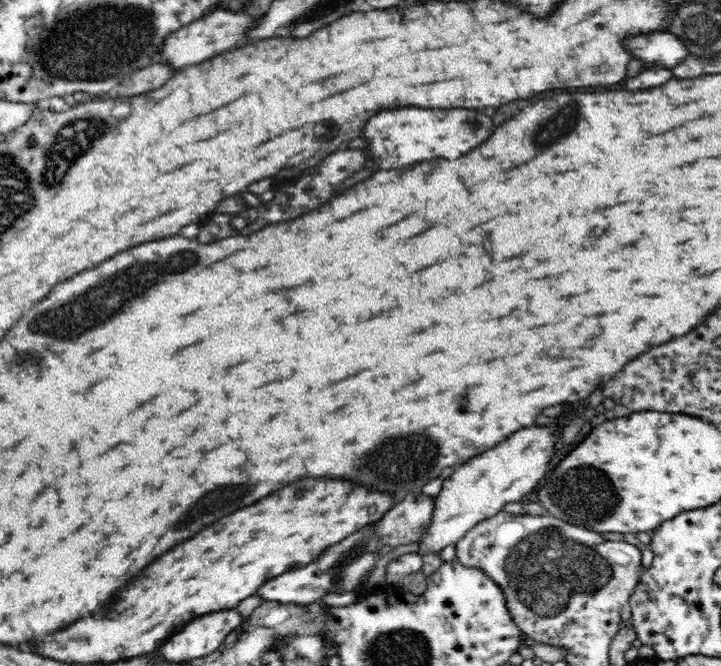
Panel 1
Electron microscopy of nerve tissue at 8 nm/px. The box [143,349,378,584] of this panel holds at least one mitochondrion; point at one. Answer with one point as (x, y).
(192, 514)

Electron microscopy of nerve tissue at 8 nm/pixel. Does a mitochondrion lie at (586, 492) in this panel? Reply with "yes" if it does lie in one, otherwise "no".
yes

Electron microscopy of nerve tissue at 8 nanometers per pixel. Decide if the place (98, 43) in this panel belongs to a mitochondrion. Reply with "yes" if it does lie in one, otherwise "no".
yes

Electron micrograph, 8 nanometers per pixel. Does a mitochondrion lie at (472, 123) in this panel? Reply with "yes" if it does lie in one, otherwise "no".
yes

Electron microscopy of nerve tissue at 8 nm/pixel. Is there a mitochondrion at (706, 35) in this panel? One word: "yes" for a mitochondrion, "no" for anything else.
yes

